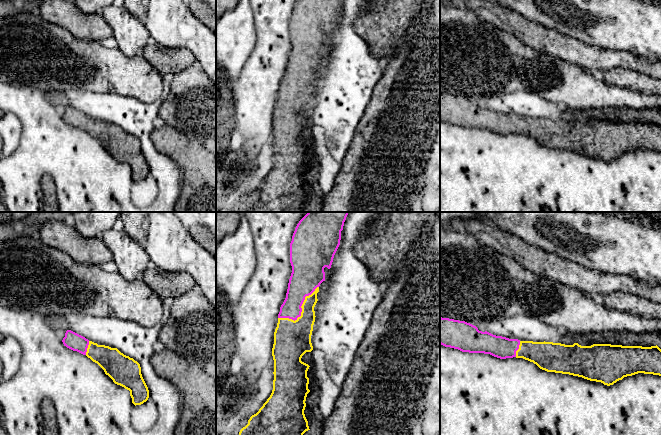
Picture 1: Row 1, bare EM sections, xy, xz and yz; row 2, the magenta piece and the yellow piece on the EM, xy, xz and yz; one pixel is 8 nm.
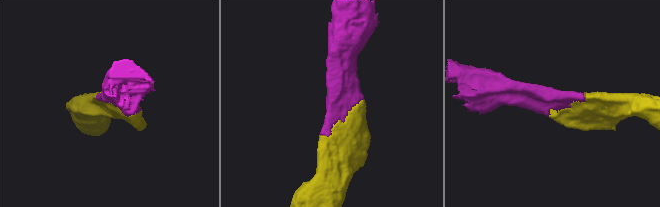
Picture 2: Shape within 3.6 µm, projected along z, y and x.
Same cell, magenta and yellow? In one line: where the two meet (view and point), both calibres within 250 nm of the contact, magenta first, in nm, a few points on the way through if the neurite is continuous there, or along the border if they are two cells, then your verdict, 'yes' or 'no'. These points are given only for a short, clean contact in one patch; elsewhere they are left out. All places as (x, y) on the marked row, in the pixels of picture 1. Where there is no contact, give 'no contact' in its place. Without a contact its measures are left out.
meets magenta in xz at (301, 311); 220 nm thick on the magenta side, 300 nm on the other; yes

